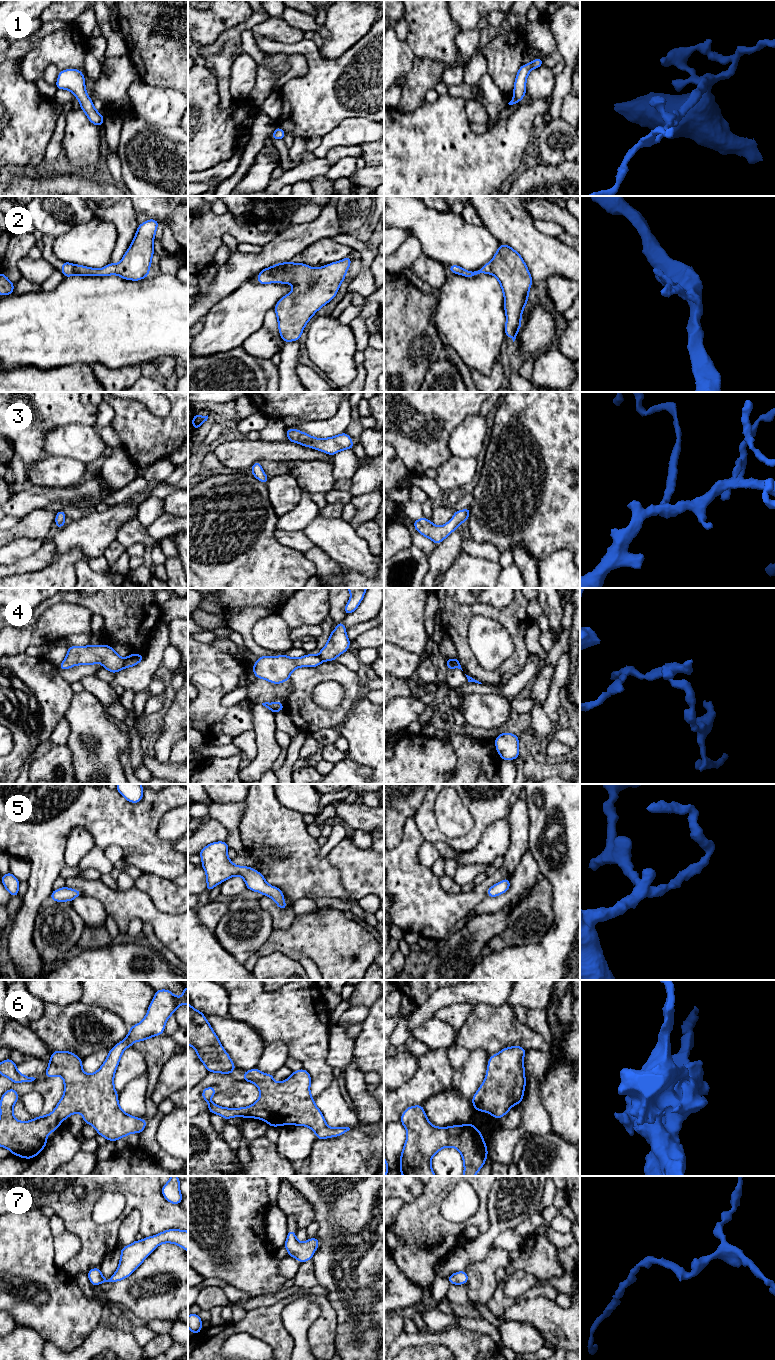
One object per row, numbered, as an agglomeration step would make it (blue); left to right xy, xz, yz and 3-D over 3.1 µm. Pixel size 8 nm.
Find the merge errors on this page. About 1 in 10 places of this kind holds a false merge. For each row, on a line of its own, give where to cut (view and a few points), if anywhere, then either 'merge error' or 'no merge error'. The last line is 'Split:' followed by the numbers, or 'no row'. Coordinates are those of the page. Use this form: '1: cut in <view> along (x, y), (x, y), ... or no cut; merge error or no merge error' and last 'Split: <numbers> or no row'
1: no cut; no merge error
2: no cut; no merge error
3: no cut; no merge error
4: cut in xy along (124, 659), (125, 667); merge error
5: no cut; no merge error
6: no cut; no merge error
7: no cut; no merge error
Split: 4

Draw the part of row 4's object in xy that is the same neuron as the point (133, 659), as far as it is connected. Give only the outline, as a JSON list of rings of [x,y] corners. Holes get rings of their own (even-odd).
[[[130,654],[125,659],[125,668],[133,667],[133,666],[137,665],[138,663],[140,663],[143,660],[143,658],[144,658],[144,654],[142,654],[142,655]]]

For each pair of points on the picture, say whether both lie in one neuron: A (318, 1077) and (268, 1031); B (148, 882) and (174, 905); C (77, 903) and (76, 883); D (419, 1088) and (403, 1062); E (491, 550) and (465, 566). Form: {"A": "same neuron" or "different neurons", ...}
{"A": "same neuron", "B": "same neuron", "C": "different neurons", "D": "different neurons", "E": "different neurons"}

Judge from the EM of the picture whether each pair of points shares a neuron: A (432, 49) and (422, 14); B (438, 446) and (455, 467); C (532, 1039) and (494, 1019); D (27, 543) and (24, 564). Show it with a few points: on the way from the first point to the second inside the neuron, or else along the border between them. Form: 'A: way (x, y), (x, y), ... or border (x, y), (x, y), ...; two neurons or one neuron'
A: way (432, 40), (429, 23); one neuron
B: border (451, 455), (436, 470); two neurons
C: way (523, 1036), (503, 1028); one neuron
D: border (42, 542), (36, 551), (10, 565); two neurons

